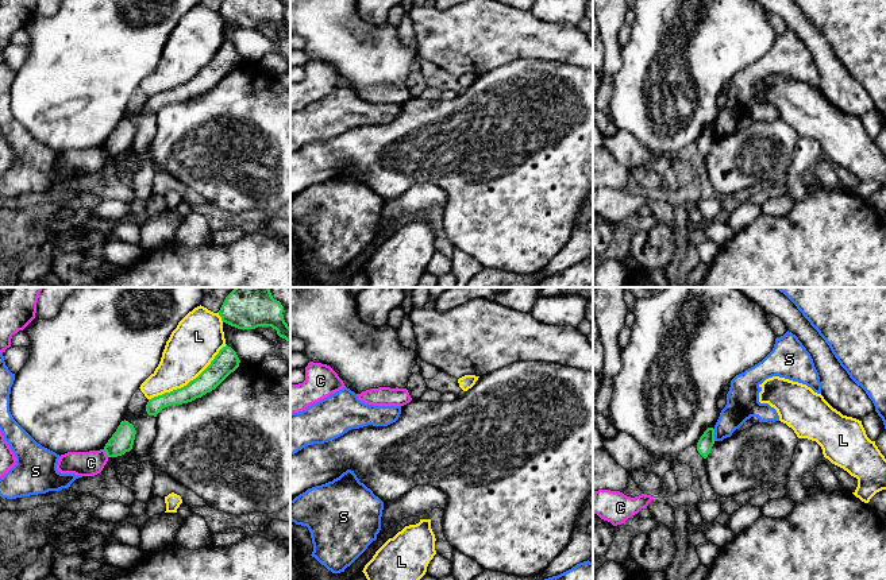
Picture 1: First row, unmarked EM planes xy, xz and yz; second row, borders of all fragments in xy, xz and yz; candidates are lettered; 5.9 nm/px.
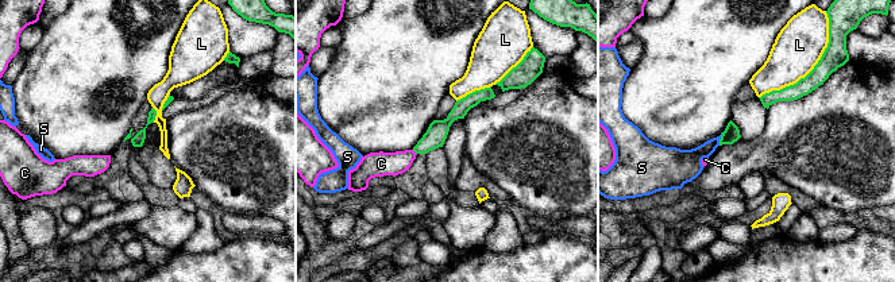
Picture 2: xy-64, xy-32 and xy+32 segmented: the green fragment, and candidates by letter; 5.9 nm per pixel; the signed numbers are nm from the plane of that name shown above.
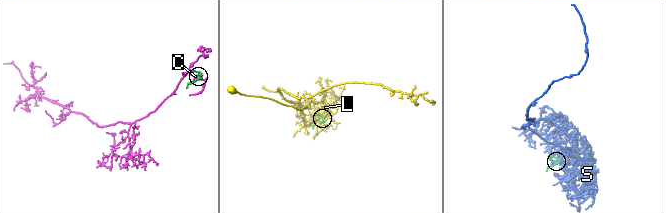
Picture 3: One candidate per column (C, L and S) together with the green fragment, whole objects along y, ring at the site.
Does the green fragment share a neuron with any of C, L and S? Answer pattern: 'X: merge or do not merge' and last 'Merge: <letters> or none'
C: do not merge
L: do not merge
S: do not merge
Merge: none

